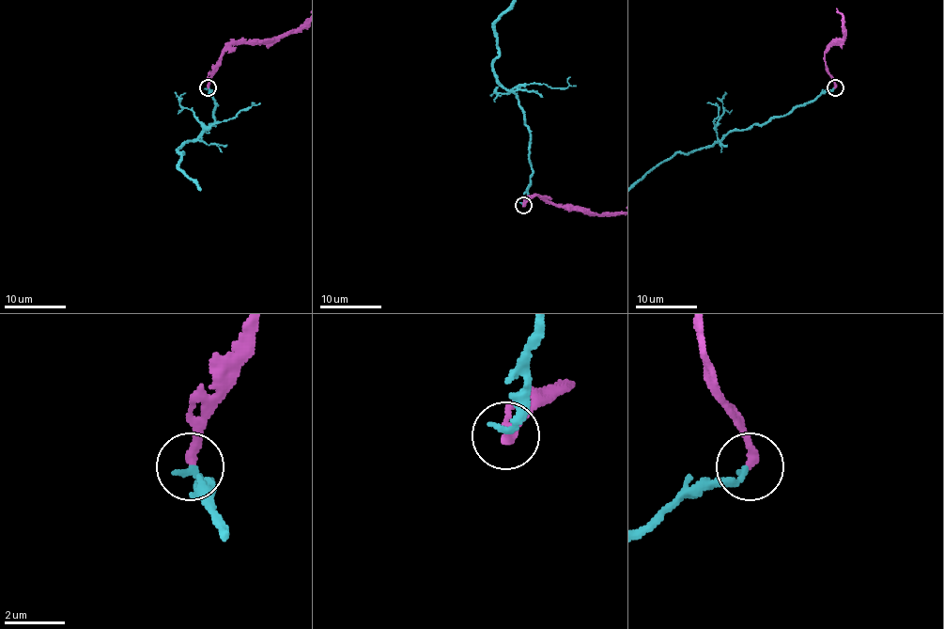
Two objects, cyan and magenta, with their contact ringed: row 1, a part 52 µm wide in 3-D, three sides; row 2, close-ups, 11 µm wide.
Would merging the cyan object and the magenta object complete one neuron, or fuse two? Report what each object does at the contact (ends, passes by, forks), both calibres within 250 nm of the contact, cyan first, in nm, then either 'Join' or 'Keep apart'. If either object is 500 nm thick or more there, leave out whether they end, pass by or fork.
At the ring cyan ends. At the ring magenta ends. Thickness 280 nm (cyan) against 320 nm. Join

